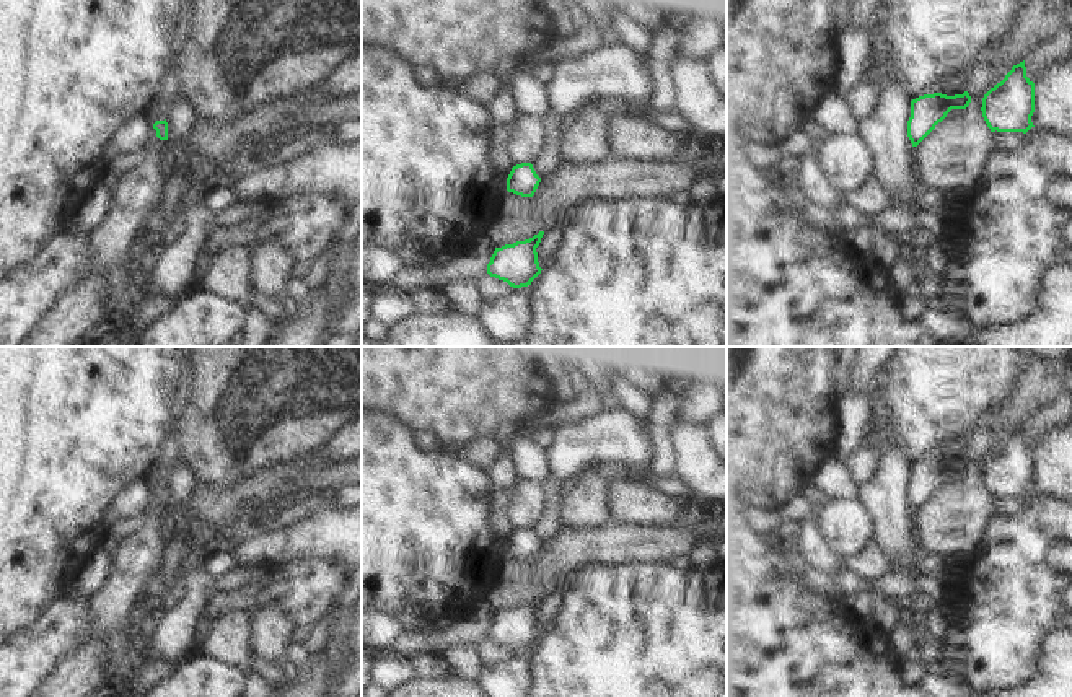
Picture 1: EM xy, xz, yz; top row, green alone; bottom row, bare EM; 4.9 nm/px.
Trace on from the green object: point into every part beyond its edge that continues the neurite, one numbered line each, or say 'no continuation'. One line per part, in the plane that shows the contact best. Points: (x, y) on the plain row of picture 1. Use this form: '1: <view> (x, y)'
no continuation

